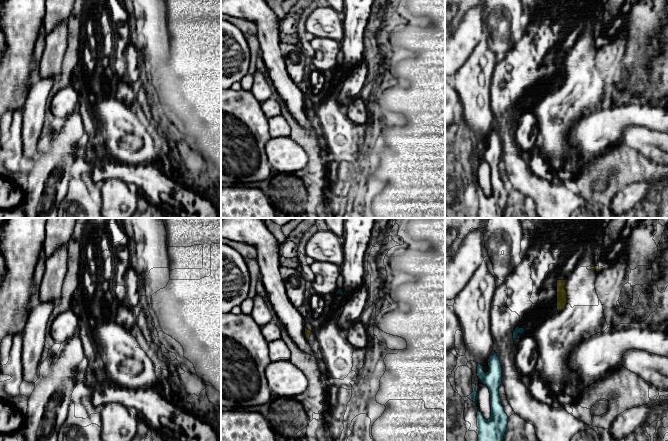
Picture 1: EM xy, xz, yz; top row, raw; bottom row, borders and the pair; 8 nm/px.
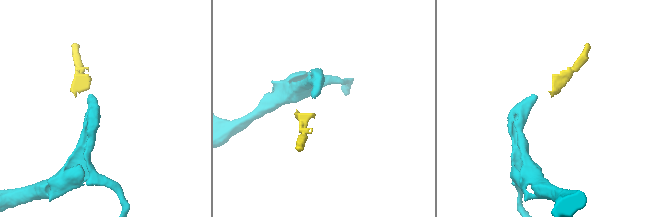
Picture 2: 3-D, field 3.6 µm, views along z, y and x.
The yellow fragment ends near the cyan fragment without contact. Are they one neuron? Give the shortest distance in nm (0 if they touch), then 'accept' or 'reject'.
300 nm | accept

